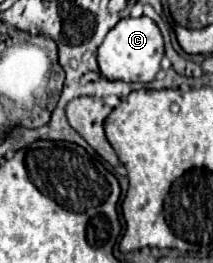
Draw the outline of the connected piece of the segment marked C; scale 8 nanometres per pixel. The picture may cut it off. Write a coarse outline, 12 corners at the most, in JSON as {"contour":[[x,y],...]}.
{"contour":[[147,18],[119,20],[99,46],[109,80],[153,82],[163,36]]}

